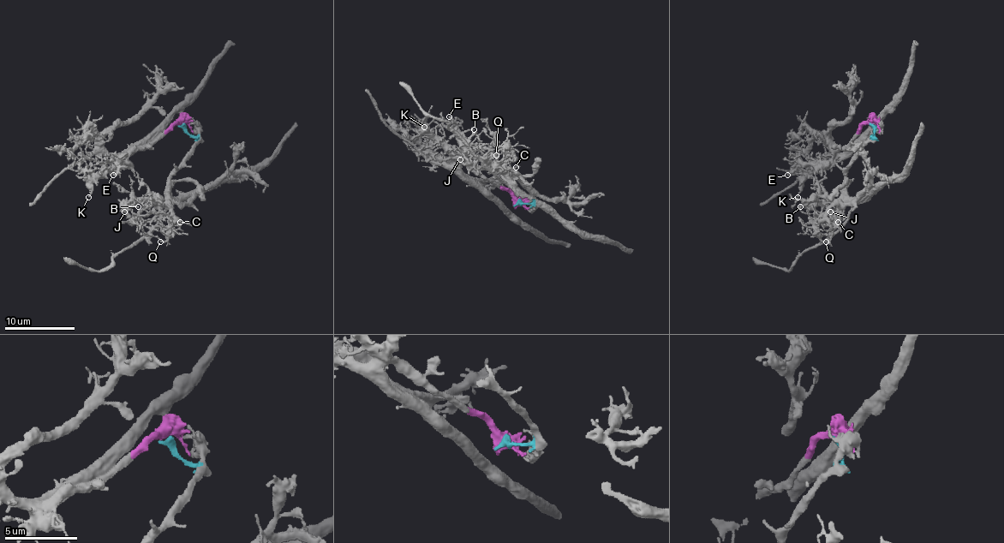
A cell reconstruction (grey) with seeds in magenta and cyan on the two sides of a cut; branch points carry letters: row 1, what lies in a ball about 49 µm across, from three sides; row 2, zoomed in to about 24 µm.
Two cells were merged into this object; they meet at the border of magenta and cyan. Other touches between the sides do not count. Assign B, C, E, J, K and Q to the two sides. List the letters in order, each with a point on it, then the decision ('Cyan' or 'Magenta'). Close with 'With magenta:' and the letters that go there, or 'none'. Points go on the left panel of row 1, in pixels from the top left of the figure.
B: Place: (138, 206). Cyan
C: Place: (180, 222). Cyan
E: Place: (113, 175). Magenta
J: Place: (124, 211). Cyan
K: Place: (88, 197). Magenta
Q: Place: (160, 241). Cyan
With magenta: E, K

